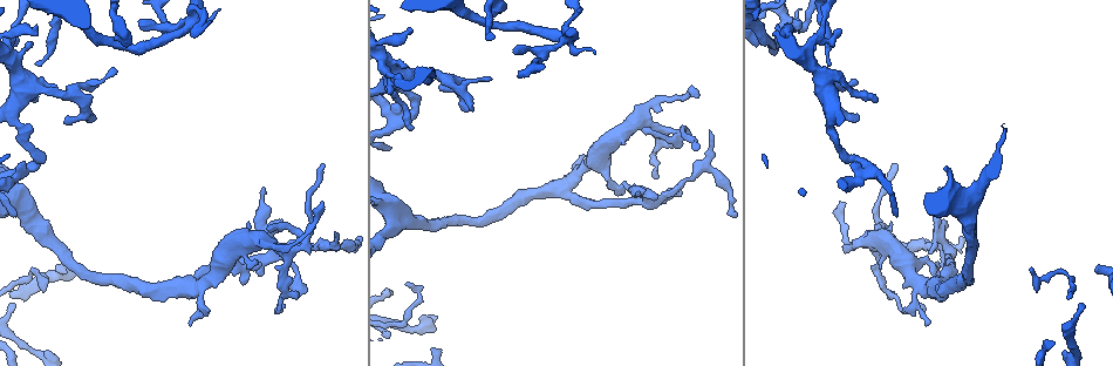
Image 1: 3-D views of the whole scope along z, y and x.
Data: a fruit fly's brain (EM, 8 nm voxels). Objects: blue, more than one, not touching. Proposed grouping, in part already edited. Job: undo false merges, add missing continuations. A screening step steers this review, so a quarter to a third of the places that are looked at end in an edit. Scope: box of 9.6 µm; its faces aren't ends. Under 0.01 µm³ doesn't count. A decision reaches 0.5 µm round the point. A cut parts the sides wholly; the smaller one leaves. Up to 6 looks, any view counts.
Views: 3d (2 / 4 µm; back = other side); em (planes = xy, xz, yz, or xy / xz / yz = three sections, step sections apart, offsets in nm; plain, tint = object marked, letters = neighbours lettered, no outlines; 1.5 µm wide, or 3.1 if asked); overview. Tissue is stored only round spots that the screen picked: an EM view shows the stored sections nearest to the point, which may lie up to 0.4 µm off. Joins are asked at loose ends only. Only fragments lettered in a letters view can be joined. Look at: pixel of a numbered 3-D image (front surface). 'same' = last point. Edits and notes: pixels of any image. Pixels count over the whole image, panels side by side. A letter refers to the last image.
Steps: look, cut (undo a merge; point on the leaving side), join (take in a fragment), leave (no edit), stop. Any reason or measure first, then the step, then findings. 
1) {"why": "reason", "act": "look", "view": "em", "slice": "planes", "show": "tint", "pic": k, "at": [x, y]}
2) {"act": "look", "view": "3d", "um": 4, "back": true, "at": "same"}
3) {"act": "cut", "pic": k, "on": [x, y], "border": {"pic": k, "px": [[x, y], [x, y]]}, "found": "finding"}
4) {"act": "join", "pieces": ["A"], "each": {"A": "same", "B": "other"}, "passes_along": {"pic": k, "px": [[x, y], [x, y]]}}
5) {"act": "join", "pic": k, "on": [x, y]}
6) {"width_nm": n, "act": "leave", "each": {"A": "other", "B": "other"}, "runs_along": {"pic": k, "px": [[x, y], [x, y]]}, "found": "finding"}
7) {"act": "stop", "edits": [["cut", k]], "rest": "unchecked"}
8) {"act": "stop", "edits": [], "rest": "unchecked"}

{"why": "free end", "act": "look", "view": "3d", "um": 2, "pic": 1, "at": [35, 27]}

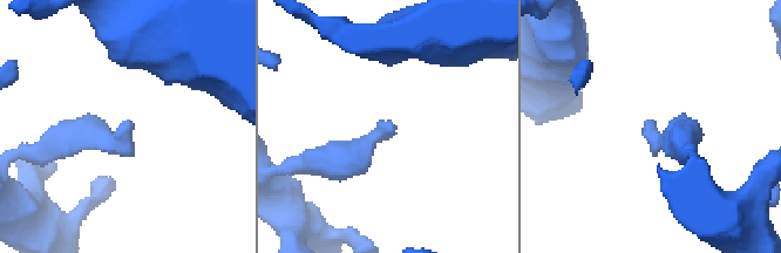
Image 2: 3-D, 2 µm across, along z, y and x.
{"why": "need the tissue", "act": "look", "view": "em", "slice": "planes", "show": "letters", "pic": 2, "at": [132, 122]}

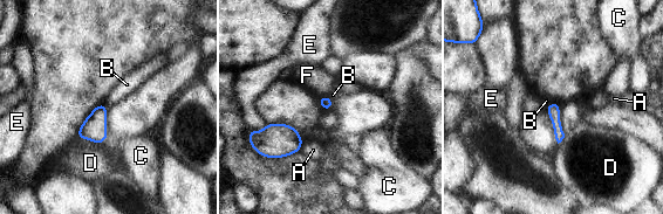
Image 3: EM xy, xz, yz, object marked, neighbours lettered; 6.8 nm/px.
{"act": "leave", "each": {"A": "other", "B": "other", "C": "other", "D": "other", "E": "other", "F": "other"}, "border": {"pic": 3, "px": [[327, 96], [332, 101], [330, 109]]}, "found": "none of them fits"}

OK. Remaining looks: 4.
{"act": "look", "view": "em", "slice": "yz", "step": 8, "show": "letters", "pic": 1, "at": [856, 80]}

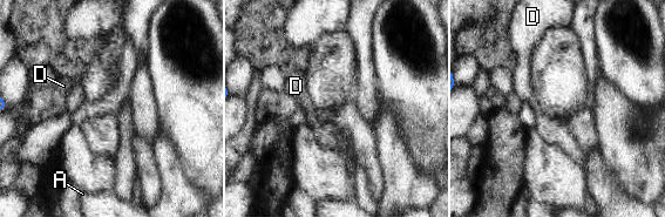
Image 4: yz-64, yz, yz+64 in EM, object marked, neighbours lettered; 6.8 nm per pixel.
{"act": "look", "view": "em", "slice": "planes", "show": "letters", "at": "same"}

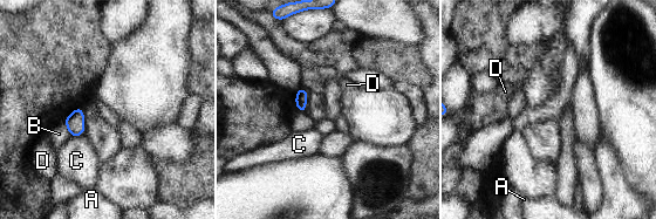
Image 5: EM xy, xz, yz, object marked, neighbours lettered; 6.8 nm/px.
{"act": "leave", "each": {"A": "other", "B": "other", "C": "other", "D": "other"}, "border": {"pic": 5, "px": [[83, 134], [70, 137]]}, "found": "none of them fits"}

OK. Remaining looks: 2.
{"act": "stop", "edits": [], "rest": "unchecked"}

